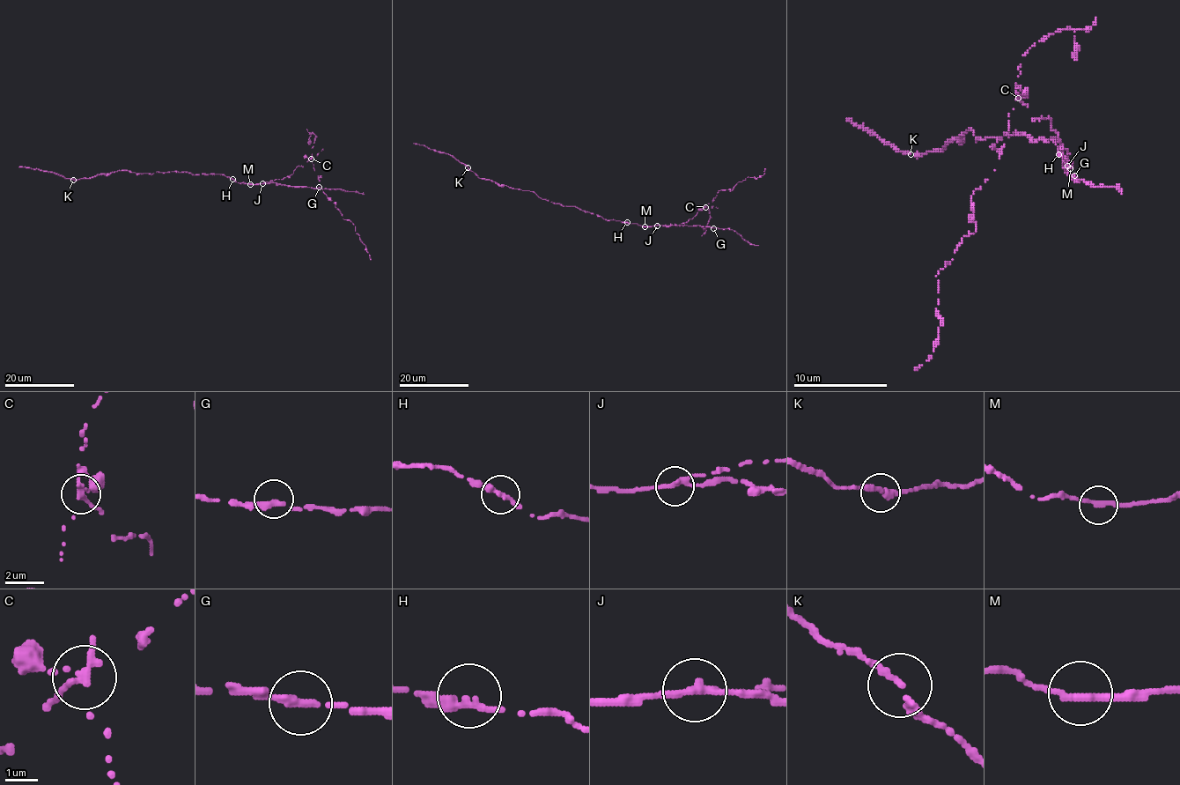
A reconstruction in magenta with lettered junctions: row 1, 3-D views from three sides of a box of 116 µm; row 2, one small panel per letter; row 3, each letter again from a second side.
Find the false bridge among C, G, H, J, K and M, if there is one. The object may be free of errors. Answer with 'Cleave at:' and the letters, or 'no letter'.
Cleave at: C

